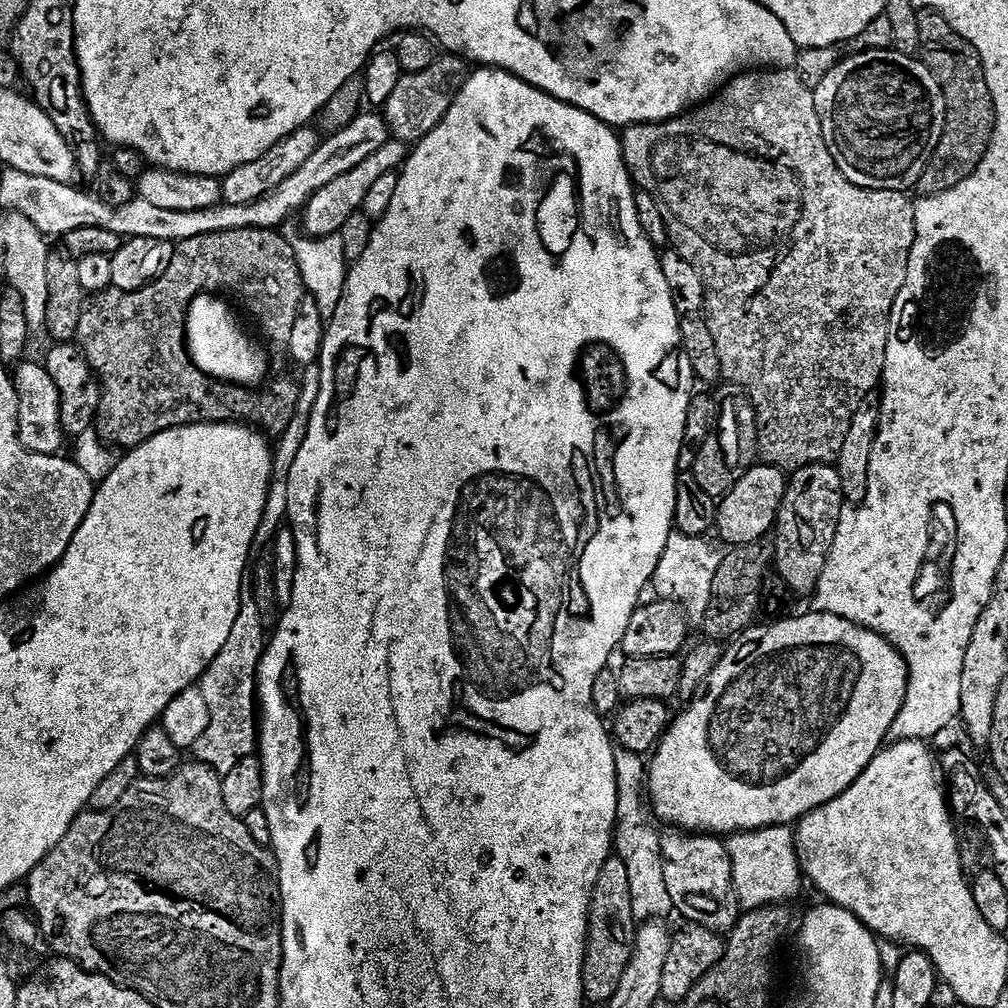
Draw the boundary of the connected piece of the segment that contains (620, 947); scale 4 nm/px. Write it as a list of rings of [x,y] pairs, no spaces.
[[[609,855],[608,861],[600,865],[598,886],[592,889],[590,910],[586,913],[582,986],[584,999],[589,1005],[607,1005],[618,990],[620,975],[626,970],[632,957],[637,927],[634,906],[630,902],[630,877],[626,871],[626,862],[622,862],[622,858],[618,855]]]

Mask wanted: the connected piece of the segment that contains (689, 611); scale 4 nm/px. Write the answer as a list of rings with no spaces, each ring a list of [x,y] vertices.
[[[674,530],[664,543],[662,558],[656,562],[655,573],[650,578],[654,594],[659,599],[673,599],[683,605],[688,623],[694,628],[704,625],[713,594],[714,577],[721,565],[721,551],[712,548],[708,542],[705,537],[683,535]]]

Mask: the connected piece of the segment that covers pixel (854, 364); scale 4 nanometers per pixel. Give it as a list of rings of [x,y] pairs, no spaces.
[[[749,70],[749,71],[747,71],[747,72],[745,72],[745,73],[743,73],[743,74],[741,74],[741,75],[739,75],[739,76],[735,76],[735,77],[734,77],[734,78],[733,78],[733,79],[732,79],[732,81],[730,81],[730,82],[729,82],[729,83],[728,83],[728,84],[725,84],[725,85],[724,85],[724,87],[723,87],[723,88],[721,88],[721,89],[720,89],[720,91],[719,91],[719,92],[717,92],[717,93],[716,93],[716,95],[715,95],[715,96],[713,96],[713,97],[712,97],[712,99],[711,99],[711,100],[709,100],[709,101],[707,101],[707,102],[705,102],[705,103],[703,103],[703,104],[701,104],[701,105],[700,105],[700,107],[698,107],[698,108],[693,108],[693,109],[691,109],[691,110],[689,110],[689,111],[687,111],[687,112],[685,112],[685,113],[684,113],[684,115],[682,115],[682,116],[678,116],[678,117],[676,117],[676,119],[675,119],[675,120],[665,120],[665,121],[664,121],[664,123],[662,123],[662,124],[629,124],[629,125],[628,125],[628,127],[627,127],[627,128],[625,128],[625,129],[623,129],[623,132],[622,132],[622,147],[623,147],[623,150],[624,150],[624,166],[625,166],[625,168],[627,168],[627,169],[628,169],[628,174],[629,174],[629,176],[631,176],[631,178],[632,178],[632,183],[633,183],[633,185],[635,185],[635,187],[636,187],[636,188],[637,188],[637,189],[639,189],[639,191],[641,191],[641,192],[648,192],[648,193],[650,193],[650,195],[652,195],[652,197],[653,197],[653,198],[655,198],[655,200],[657,200],[657,201],[658,201],[658,202],[659,202],[659,203],[660,203],[660,209],[661,209],[661,210],[662,210],[662,218],[666,218],[666,226],[667,226],[667,227],[668,227],[668,239],[669,239],[669,241],[670,241],[670,244],[671,244],[671,247],[672,247],[672,248],[673,248],[673,249],[675,249],[675,251],[677,251],[677,252],[680,252],[680,253],[681,253],[681,254],[682,254],[682,258],[686,258],[686,262],[690,262],[690,263],[691,263],[691,264],[692,264],[692,265],[694,265],[694,266],[695,266],[695,267],[696,267],[696,269],[697,269],[697,270],[698,270],[698,274],[699,274],[699,275],[700,275],[700,277],[701,277],[701,278],[702,278],[702,282],[703,282],[703,283],[704,283],[704,312],[705,312],[705,313],[706,313],[706,319],[707,319],[707,322],[708,322],[708,325],[709,325],[709,326],[710,326],[710,334],[714,334],[714,342],[715,342],[715,343],[716,343],[716,345],[717,345],[717,346],[718,346],[718,358],[719,358],[719,359],[720,359],[720,374],[721,374],[721,377],[723,377],[723,379],[724,379],[724,380],[725,380],[725,381],[726,381],[726,380],[727,380],[727,379],[728,379],[728,380],[729,380],[729,382],[730,382],[730,383],[729,383],[729,385],[732,385],[732,386],[735,386],[735,387],[738,387],[738,388],[742,388],[742,389],[744,389],[744,393],[746,393],[746,395],[747,395],[747,396],[748,396],[748,397],[750,397],[750,399],[752,399],[752,404],[753,404],[753,406],[755,406],[755,407],[756,407],[756,425],[757,425],[757,426],[758,426],[758,456],[759,456],[759,459],[760,459],[760,460],[761,460],[761,461],[763,461],[763,463],[766,463],[766,464],[769,464],[769,465],[770,465],[770,466],[774,466],[774,467],[775,467],[775,468],[782,468],[782,469],[784,469],[784,471],[785,471],[785,473],[788,473],[788,474],[791,474],[791,473],[793,473],[793,472],[797,472],[797,470],[799,470],[799,469],[800,469],[800,468],[801,468],[801,467],[802,467],[802,466],[810,466],[810,465],[811,465],[811,464],[823,464],[823,463],[825,463],[825,462],[832,462],[832,461],[835,461],[835,459],[836,459],[836,456],[837,456],[837,454],[838,454],[838,453],[839,453],[839,452],[840,452],[840,451],[841,451],[841,450],[842,450],[842,442],[846,442],[846,434],[847,434],[847,433],[848,433],[848,431],[850,431],[850,422],[851,422],[851,421],[852,421],[852,419],[853,419],[853,418],[854,418],[854,410],[858,410],[858,406],[862,406],[862,402],[863,402],[863,401],[864,401],[864,399],[865,399],[865,398],[866,398],[866,397],[868,397],[868,396],[870,396],[870,395],[873,395],[873,393],[875,393],[875,392],[876,392],[876,391],[877,391],[877,389],[879,389],[879,388],[880,388],[880,387],[881,387],[881,384],[882,384],[882,381],[883,381],[883,378],[884,378],[884,363],[885,363],[885,362],[886,362],[886,342],[887,342],[887,341],[888,341],[888,323],[889,323],[889,322],[890,322],[890,314],[891,314],[891,313],[892,313],[892,307],[893,307],[893,306],[894,306],[894,302],[895,302],[895,301],[896,301],[896,299],[897,299],[897,298],[898,298],[898,294],[899,294],[899,293],[900,293],[900,291],[901,291],[901,290],[902,290],[902,286],[901,286],[901,284],[900,284],[900,276],[906,276],[906,274],[907,274],[907,273],[908,273],[908,267],[909,267],[909,266],[910,266],[910,254],[911,254],[911,253],[912,253],[912,247],[913,247],[913,246],[914,246],[914,238],[915,238],[915,237],[916,237],[916,205],[915,205],[915,203],[913,203],[913,201],[912,201],[912,200],[911,200],[911,199],[910,199],[910,200],[909,200],[909,201],[908,201],[908,200],[907,200],[907,198],[906,198],[906,197],[907,197],[907,195],[905,195],[905,193],[904,193],[904,192],[895,192],[895,191],[894,191],[894,190],[870,190],[870,189],[869,189],[869,188],[863,188],[863,187],[862,187],[862,186],[858,186],[858,185],[857,185],[857,184],[855,184],[855,183],[854,183],[854,182],[850,182],[850,181],[849,181],[849,180],[848,180],[848,179],[847,179],[847,178],[846,178],[846,174],[842,174],[842,170],[841,170],[841,169],[840,169],[840,167],[839,167],[839,166],[837,166],[837,165],[836,165],[836,163],[835,163],[835,162],[834,162],[834,158],[833,158],[833,157],[832,157],[832,155],[831,155],[831,154],[830,154],[830,150],[829,150],[829,149],[828,149],[828,147],[827,147],[827,146],[826,146],[826,138],[825,138],[825,137],[824,137],[824,135],[823,135],[823,134],[822,134],[822,122],[821,122],[821,121],[820,121],[820,119],[819,119],[819,118],[818,118],[818,110],[817,110],[817,109],[816,109],[816,94],[815,94],[815,91],[812,91],[812,90],[810,90],[810,89],[807,89],[807,88],[806,88],[806,86],[804,86],[804,85],[803,85],[803,84],[802,84],[802,81],[801,81],[801,79],[800,79],[800,77],[799,77],[799,74],[798,74],[798,73],[797,73],[797,72],[796,72],[796,71],[795,71],[795,70]]]

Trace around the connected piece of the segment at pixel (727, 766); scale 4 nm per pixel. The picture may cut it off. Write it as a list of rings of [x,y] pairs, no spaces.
[[[808,610],[805,616],[780,620],[777,624],[759,624],[740,633],[723,649],[723,656],[714,667],[713,673],[685,707],[688,709],[677,720],[675,717],[671,721],[668,731],[664,733],[663,740],[651,757],[653,760],[650,760],[650,767],[646,772],[646,792],[650,797],[651,811],[661,825],[668,824],[664,826],[675,826],[693,834],[715,834],[720,838],[737,832],[757,832],[759,828],[795,825],[806,814],[838,798],[838,794],[847,790],[885,747],[888,731],[890,726],[894,726],[894,718],[898,718],[898,710],[902,710],[906,702],[908,689],[906,662],[885,636],[858,626],[846,618],[815,610]]]

